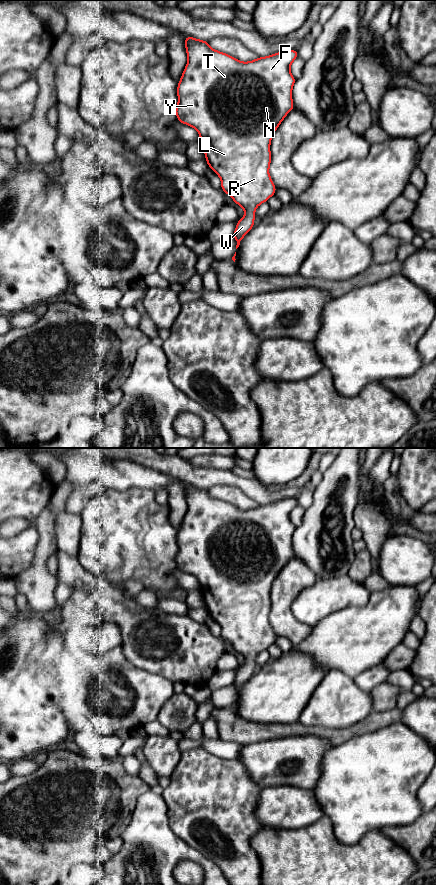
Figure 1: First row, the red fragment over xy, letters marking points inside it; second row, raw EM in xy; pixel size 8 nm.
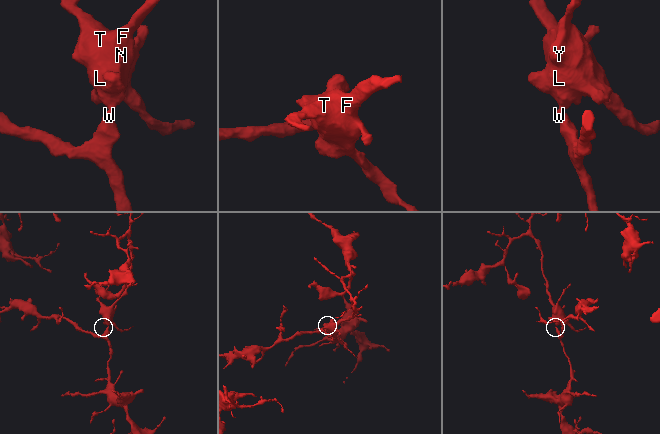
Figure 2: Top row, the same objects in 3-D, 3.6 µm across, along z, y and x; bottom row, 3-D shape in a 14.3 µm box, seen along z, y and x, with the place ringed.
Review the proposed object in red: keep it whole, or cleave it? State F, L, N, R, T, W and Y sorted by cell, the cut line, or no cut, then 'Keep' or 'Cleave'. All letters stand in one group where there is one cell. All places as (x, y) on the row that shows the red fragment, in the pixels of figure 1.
Groups: F L N R T W Y. No split. Keep

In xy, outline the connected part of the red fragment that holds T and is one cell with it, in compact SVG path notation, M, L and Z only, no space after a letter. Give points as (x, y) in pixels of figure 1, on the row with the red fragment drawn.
M186 36L185 47L188 62L177 86L178 104L175 114L178 121L197 130L209 168L220 177L224 193L229 194L246 213L238 220L233 234L237 241L237 249L243 237L254 226L256 208L276 192L276 187L269 175L270 143L280 123L294 108L292 88L296 79L290 72L290 66L298 57L298 51L288 49L253 61L242 62L226 53L212 49L207 41L190 36Z

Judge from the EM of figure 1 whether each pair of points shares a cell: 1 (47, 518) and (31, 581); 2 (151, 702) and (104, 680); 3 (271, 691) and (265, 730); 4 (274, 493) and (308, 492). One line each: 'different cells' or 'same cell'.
1: same cell
2: same cell
3: different cells
4: different cells

